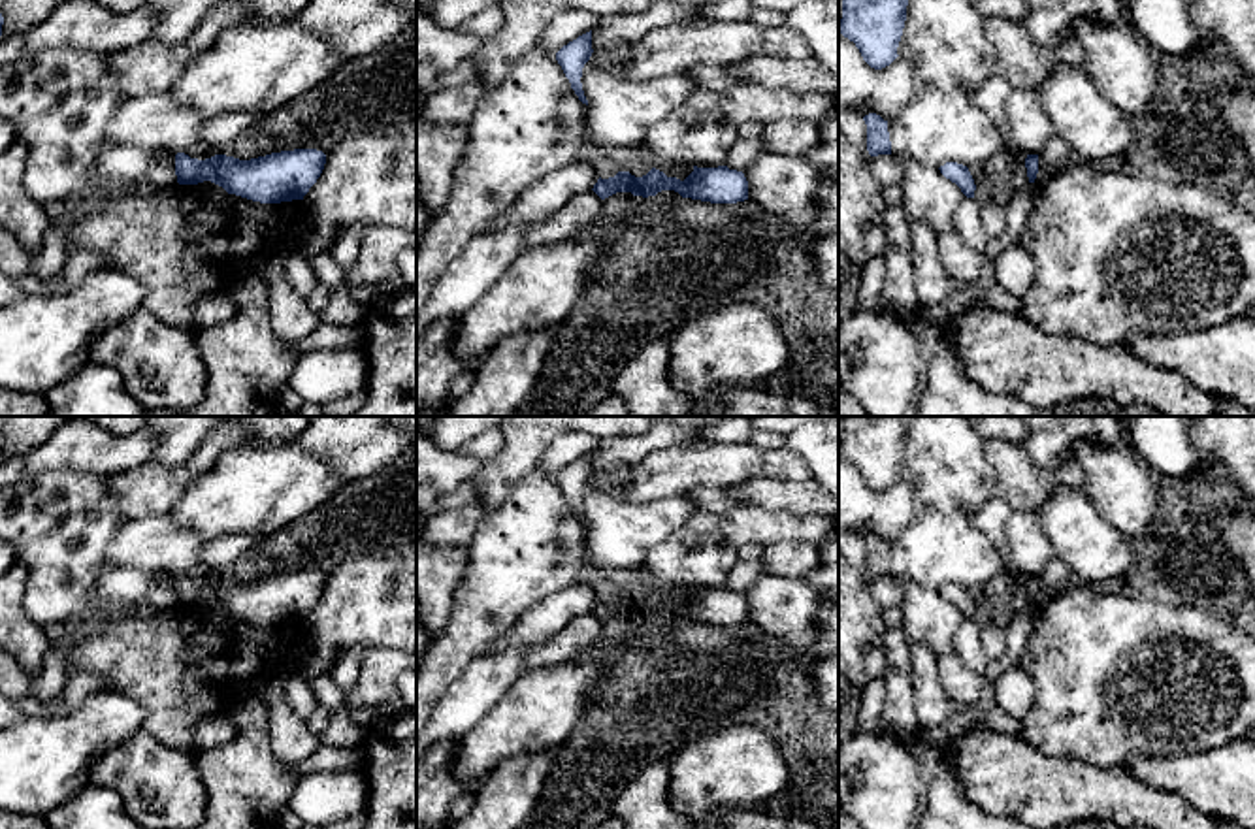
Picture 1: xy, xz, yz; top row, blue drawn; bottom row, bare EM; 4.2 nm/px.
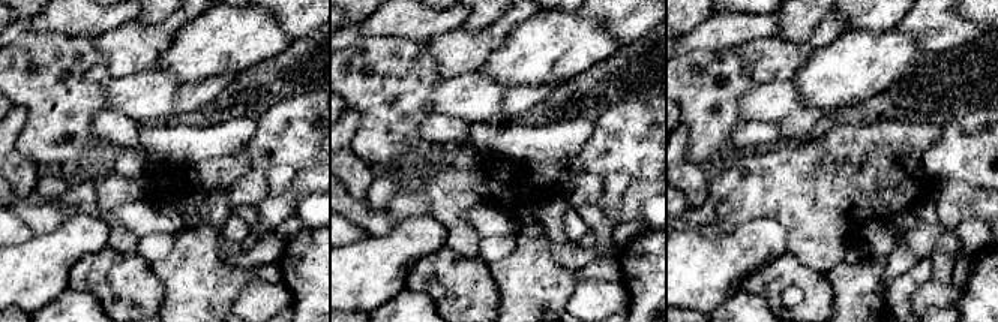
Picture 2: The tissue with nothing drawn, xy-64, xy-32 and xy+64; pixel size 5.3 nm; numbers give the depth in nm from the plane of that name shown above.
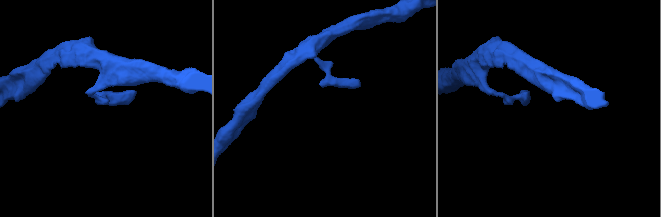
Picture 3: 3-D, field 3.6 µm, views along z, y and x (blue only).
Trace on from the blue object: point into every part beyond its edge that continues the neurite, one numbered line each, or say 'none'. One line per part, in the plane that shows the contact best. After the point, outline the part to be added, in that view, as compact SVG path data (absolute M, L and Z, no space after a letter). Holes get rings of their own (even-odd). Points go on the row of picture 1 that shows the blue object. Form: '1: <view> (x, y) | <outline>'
none

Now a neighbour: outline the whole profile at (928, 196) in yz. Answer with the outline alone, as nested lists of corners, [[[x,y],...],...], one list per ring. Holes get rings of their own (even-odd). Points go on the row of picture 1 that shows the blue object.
[[[903,160],[903,207],[910,222],[925,222],[937,236],[955,230],[955,213],[967,200],[938,168]]]

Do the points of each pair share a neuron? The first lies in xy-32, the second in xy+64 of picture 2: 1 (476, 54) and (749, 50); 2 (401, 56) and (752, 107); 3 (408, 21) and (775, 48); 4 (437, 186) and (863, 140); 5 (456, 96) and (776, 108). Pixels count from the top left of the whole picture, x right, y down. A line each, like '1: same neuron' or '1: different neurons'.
1: same neuron
2: different neurons
3: different neurons
4: same neuron
5: same neuron

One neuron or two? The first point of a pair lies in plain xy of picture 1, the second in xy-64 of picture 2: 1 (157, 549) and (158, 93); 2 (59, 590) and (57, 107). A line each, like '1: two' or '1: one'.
1: one
2: one

